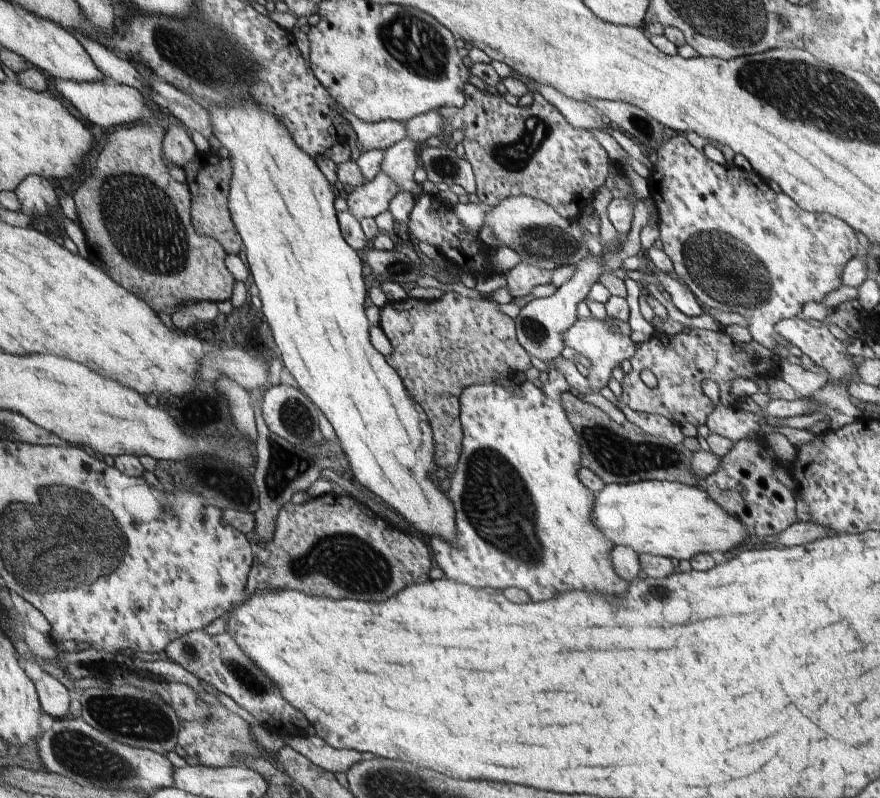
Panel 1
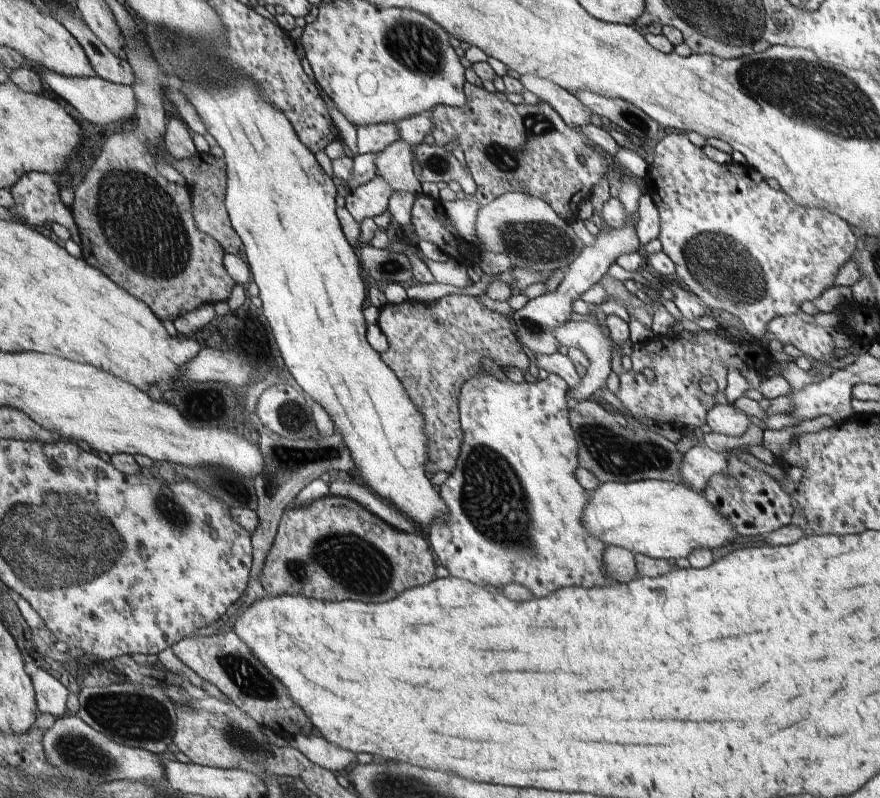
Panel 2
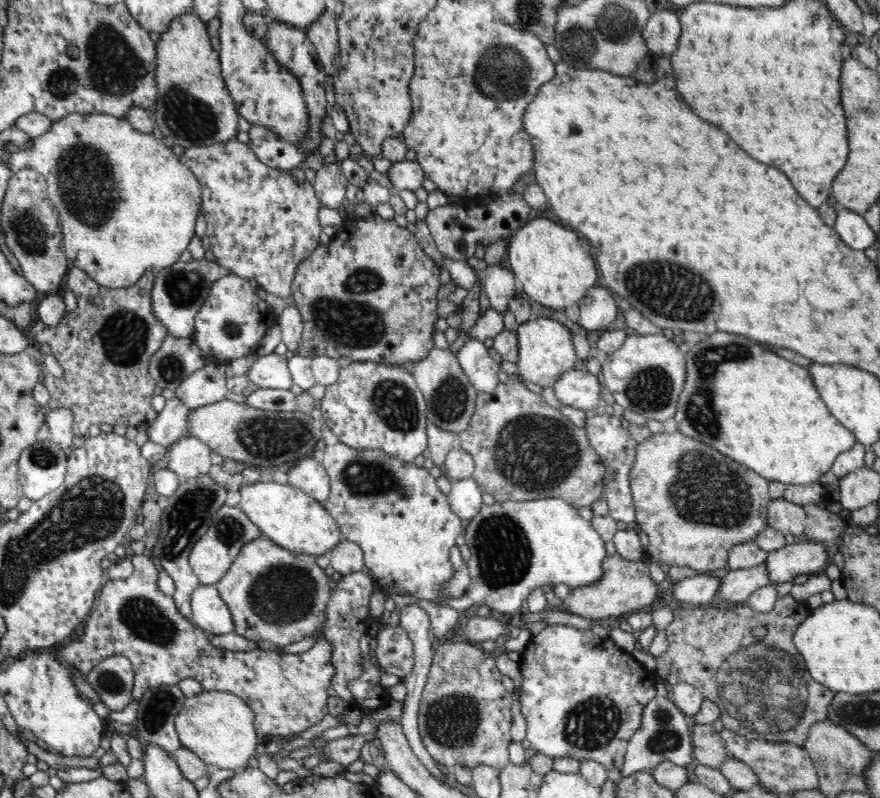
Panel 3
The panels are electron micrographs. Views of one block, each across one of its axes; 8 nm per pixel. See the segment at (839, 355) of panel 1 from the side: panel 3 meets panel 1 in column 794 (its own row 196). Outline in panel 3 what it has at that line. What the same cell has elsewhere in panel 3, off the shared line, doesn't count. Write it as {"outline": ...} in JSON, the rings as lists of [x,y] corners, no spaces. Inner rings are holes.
{"outline":[[[338,164],[322,166],[320,170],[316,170],[314,188],[316,188],[316,194],[322,202],[322,206],[326,206],[326,208],[342,208],[340,202],[346,198],[348,184],[350,184],[350,180],[342,174]]]}

